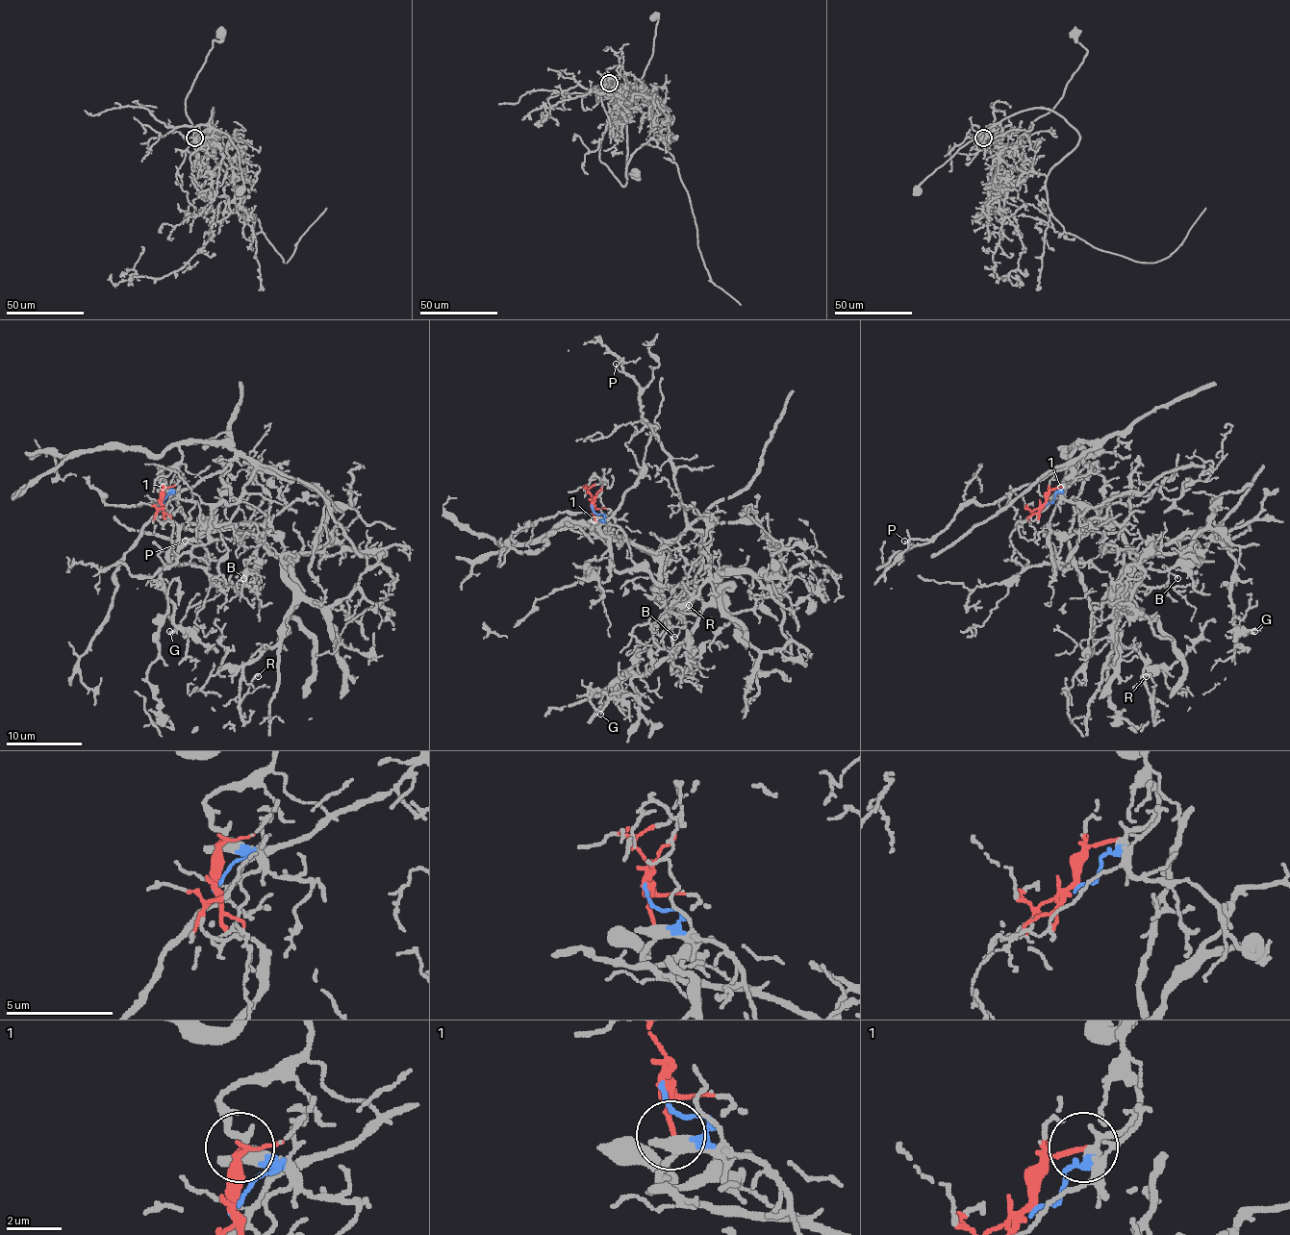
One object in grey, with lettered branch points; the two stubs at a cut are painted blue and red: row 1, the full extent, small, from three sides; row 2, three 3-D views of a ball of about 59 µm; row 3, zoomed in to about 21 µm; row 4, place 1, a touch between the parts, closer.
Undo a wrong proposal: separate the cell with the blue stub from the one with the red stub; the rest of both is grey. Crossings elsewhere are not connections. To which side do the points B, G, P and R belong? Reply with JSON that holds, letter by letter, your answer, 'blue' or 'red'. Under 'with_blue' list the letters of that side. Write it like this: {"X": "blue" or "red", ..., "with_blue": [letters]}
{"B": "blue", "G": "blue", "P": "red", "R": "blue", "with_blue": ["B", "G", "R"]}

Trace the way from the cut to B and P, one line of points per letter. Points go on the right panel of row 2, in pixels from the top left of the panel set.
B: (1046, 503), (1055, 493), (1087, 503), (1106, 525), (1125, 523), (1121, 537), (1142, 554), (1174, 542), (1177, 578)
P: (1046, 503), (1072, 464), (1083, 476), (1093, 466), (1081, 458), (993, 503), (968, 503), (923, 544), (904, 541)

